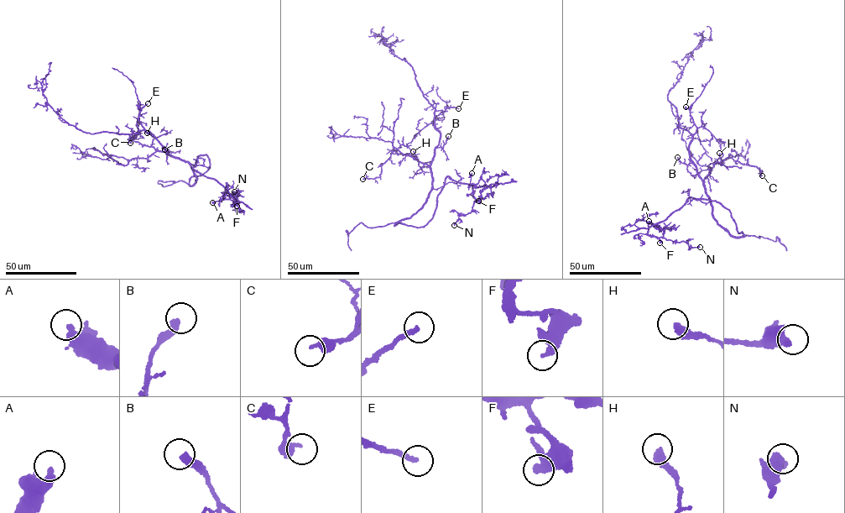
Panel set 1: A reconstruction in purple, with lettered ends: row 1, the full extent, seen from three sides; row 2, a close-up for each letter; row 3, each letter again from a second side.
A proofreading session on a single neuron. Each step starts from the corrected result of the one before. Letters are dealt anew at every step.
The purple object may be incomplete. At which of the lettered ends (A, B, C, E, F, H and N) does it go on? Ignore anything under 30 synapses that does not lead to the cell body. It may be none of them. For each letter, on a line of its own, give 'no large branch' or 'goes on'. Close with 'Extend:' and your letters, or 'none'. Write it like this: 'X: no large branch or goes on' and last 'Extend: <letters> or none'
A: no large branch
B: no large branch
C: no large branch
E: no large branch
F: no large branch
H: no large branch
N: no large branch
Extend: none

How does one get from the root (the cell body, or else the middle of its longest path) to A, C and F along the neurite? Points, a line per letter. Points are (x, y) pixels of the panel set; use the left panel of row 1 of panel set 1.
A: (162, 145), (171, 155), (196, 164), (192, 167), (194, 170), (216, 180), (226, 188), (229, 199), (212, 202)
C: (162, 145), (171, 156), (133, 141), (139, 132), (130, 143)
F: (162, 145), (169, 154), (196, 164), (194, 170), (218, 180), (227, 190), (232, 206), (235, 202), (237, 206)

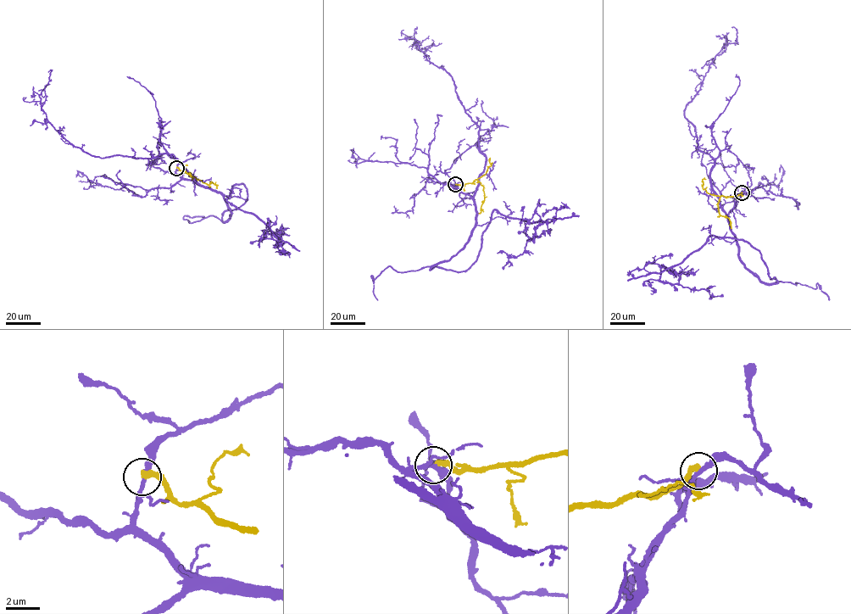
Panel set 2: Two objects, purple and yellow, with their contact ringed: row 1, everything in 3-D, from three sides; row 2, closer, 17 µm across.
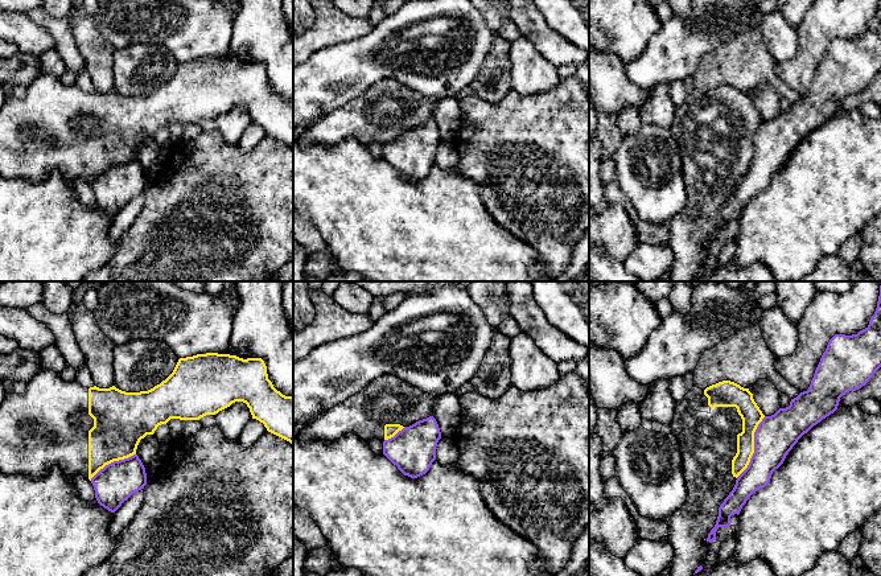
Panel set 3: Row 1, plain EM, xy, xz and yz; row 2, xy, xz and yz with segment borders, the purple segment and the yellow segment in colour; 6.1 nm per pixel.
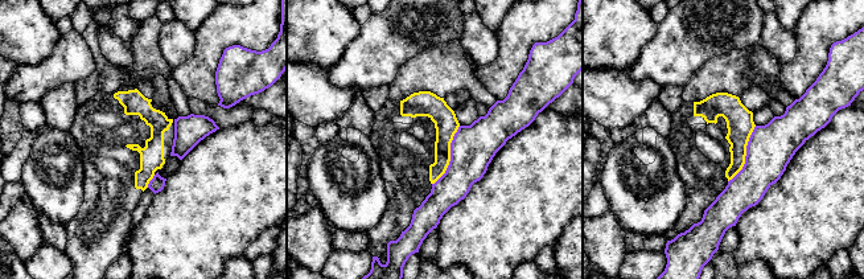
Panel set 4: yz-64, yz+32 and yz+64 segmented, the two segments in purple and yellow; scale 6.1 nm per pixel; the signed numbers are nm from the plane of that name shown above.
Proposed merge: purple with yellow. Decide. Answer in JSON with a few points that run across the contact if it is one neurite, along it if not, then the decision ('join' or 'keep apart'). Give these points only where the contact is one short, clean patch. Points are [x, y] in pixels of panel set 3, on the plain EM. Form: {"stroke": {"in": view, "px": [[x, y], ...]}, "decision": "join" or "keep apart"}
{"stroke": {"in": "yz", "px": [[765, 120], [754, 136], [754, 156], [750, 165], [736, 181]]}, "decision": "keep apart"}

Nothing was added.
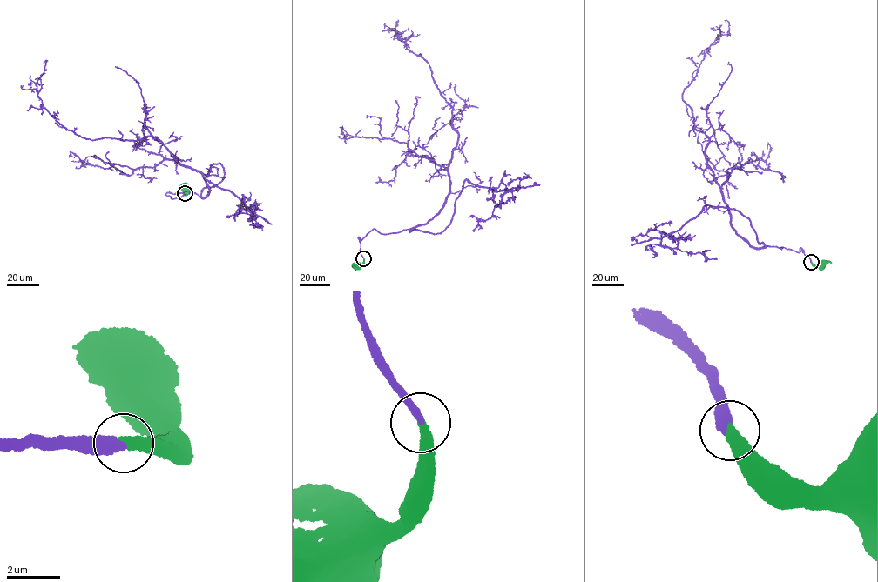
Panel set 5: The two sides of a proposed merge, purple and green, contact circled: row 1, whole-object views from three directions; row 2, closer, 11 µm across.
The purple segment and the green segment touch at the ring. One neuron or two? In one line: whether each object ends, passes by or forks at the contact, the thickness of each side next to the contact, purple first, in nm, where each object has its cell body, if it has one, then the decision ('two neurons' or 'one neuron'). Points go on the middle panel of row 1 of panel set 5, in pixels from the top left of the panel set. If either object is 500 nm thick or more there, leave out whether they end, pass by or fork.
purple ends; green ends; calibres 360 and 400 nm; soma purple none; soma green none; one neuron

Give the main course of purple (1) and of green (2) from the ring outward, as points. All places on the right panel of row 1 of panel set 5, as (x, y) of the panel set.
1: (811, 263), (800, 248), (757, 249), (737, 233), (708, 137), (683, 99), (711, 44), (730, 34), (725, 20)
2: (811, 263), (816, 265), (830, 261)

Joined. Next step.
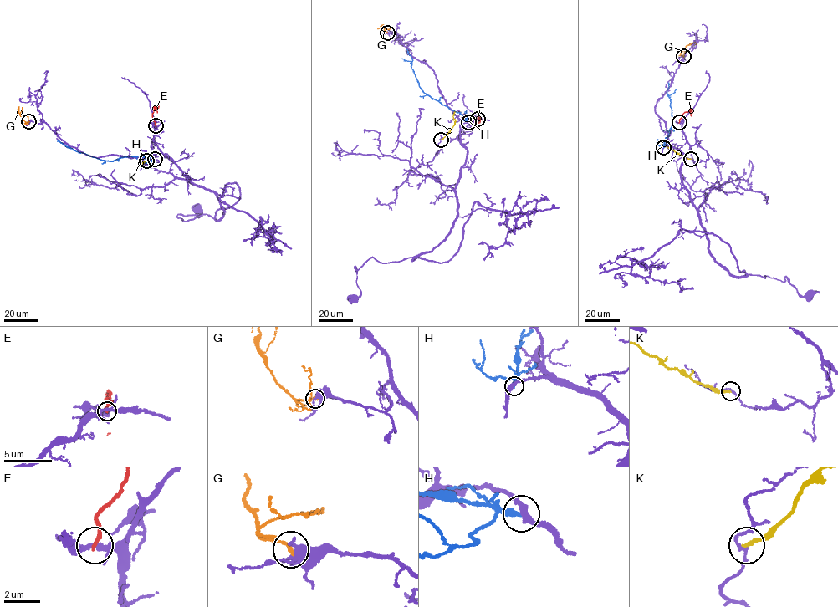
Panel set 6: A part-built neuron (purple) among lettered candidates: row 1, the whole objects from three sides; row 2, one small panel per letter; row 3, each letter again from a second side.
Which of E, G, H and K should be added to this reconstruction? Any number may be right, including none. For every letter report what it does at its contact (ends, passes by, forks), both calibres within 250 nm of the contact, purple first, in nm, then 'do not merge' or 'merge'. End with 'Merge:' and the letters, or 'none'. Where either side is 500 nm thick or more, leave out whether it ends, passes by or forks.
E: it ends; calibres 200 and 200 nm; do not merge
G: it ends; calibres 340 and 170 nm; do not merge
H: it ends; calibres 320 and 220 nm; do not merge
K: it ends; calibres 120 and 180 nm; do not merge
Merge: none

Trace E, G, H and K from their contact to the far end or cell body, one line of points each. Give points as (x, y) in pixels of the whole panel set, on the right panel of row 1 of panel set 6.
E: (679, 122), (682, 114), (689, 109)
G: (683, 56), (686, 46), (694, 42), (695, 44)
H: (663, 147), (672, 121), (666, 93), (668, 83)
K: (691, 159), (661, 144)

